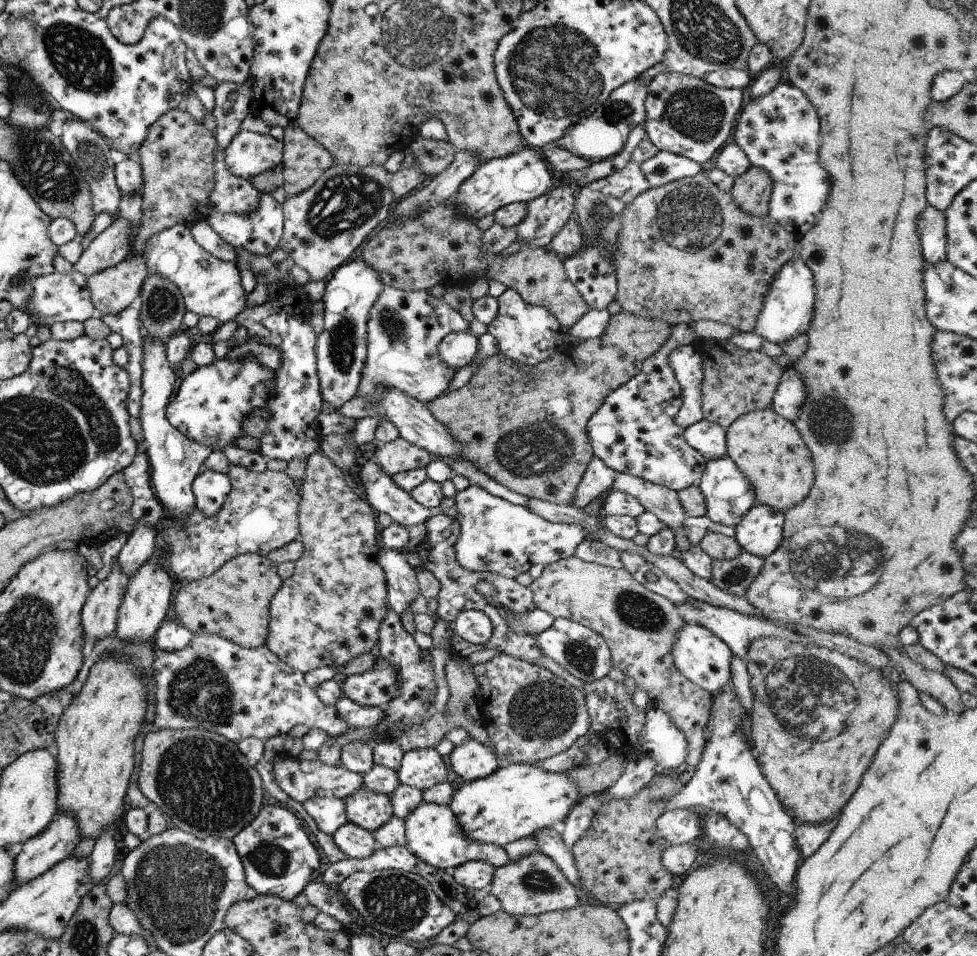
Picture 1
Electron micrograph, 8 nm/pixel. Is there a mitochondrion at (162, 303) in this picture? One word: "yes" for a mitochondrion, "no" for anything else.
yes

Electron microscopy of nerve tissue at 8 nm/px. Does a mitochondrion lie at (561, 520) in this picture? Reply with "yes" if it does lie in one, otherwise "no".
no

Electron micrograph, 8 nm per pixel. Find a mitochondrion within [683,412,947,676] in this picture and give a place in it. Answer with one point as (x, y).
(828, 560)

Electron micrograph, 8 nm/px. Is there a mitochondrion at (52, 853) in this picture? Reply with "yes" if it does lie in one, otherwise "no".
no

